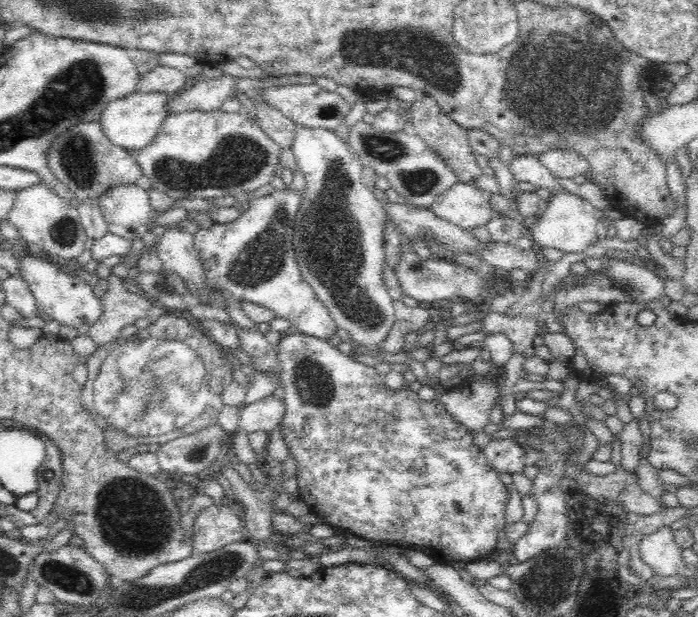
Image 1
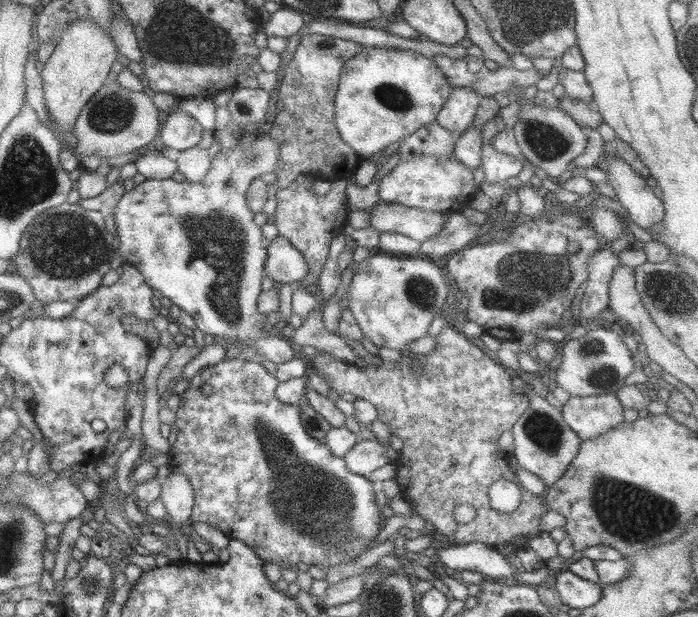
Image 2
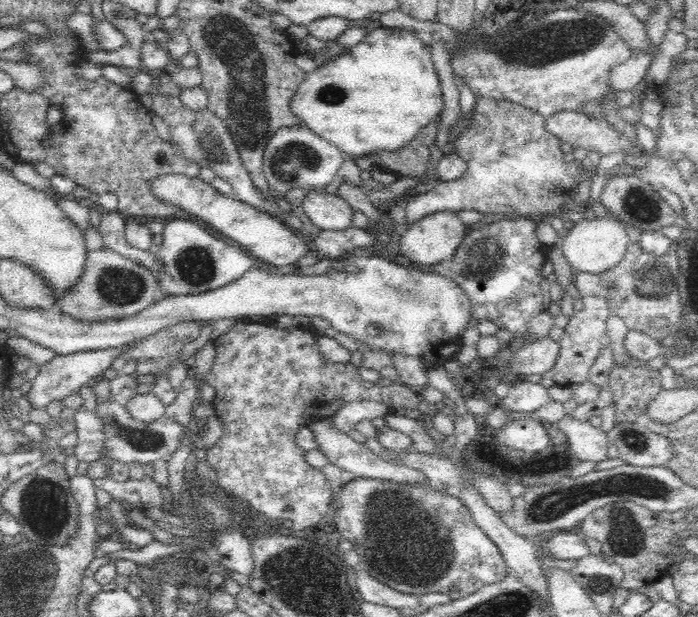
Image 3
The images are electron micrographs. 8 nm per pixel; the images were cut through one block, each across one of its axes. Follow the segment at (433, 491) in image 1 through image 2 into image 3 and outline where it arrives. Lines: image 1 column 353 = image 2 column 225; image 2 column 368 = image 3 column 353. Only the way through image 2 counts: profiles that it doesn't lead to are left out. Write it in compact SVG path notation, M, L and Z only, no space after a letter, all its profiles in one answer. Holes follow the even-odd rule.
M370 479L347 480L331 502L330 516L341 539L354 543L353 549L358 552L363 569L404 594L440 592L459 599L504 578L506 566L498 548L474 525L470 511L458 501L458 494L448 497L438 487L433 490Z

